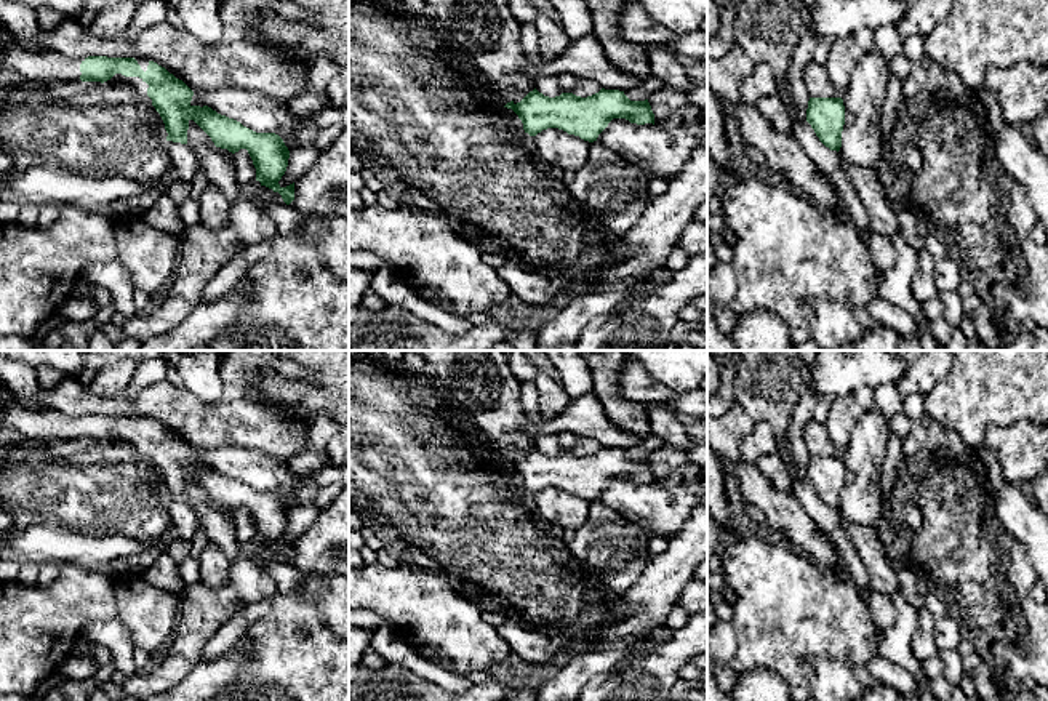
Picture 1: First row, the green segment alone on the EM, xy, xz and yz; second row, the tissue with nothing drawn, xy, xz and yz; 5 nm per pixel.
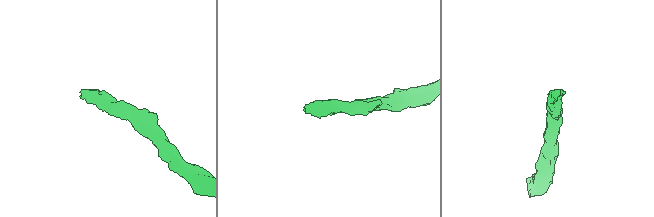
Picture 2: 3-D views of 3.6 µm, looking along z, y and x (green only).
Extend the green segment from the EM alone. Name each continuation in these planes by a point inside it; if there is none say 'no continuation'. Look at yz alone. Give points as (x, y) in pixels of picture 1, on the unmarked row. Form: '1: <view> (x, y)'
no continuation

